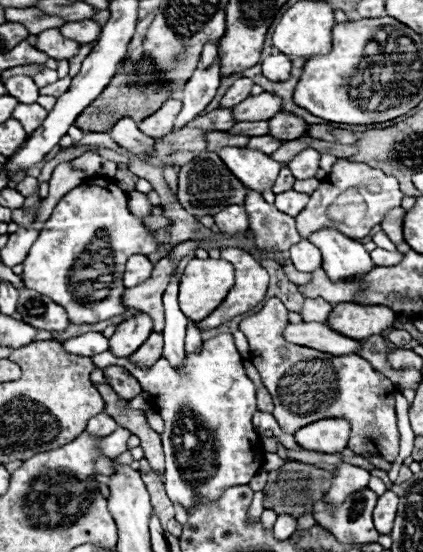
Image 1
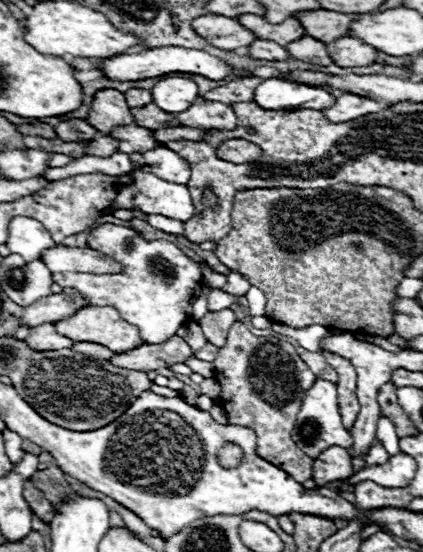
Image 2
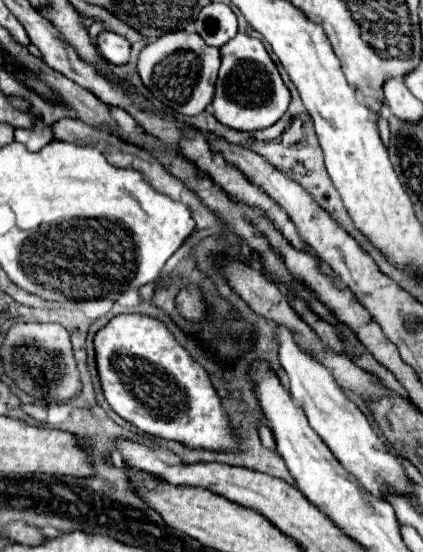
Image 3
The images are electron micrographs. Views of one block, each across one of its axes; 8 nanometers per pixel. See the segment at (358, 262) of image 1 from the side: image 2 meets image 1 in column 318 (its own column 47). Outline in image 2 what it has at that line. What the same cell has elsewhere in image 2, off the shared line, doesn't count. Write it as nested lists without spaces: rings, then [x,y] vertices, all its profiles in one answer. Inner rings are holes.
[[[18,216],[10,222],[8,230],[10,230],[10,238],[6,246],[10,248],[12,254],[20,254],[24,260],[40,260],[46,248],[56,246],[50,232],[38,220]]]

